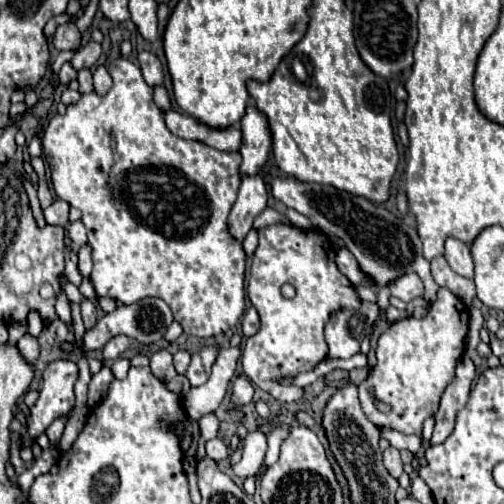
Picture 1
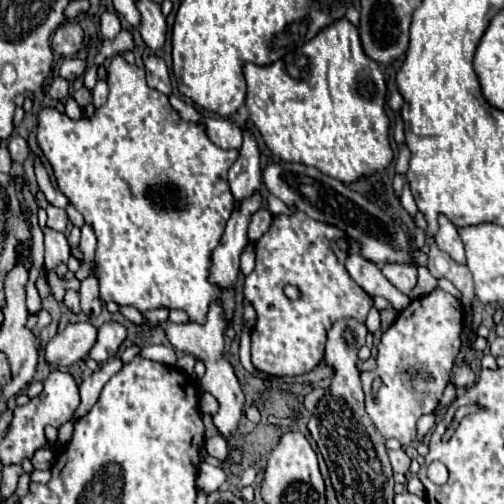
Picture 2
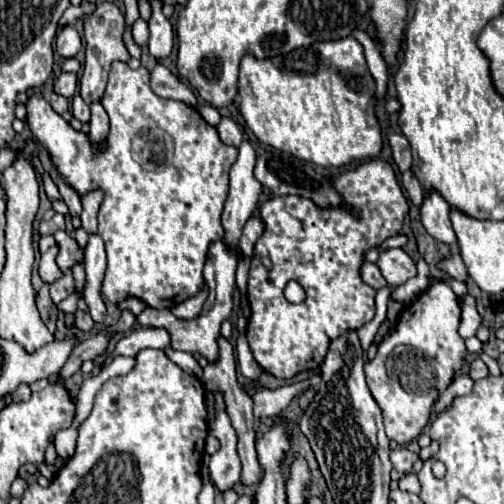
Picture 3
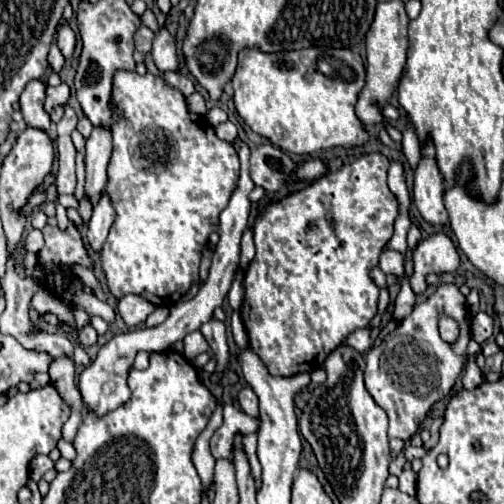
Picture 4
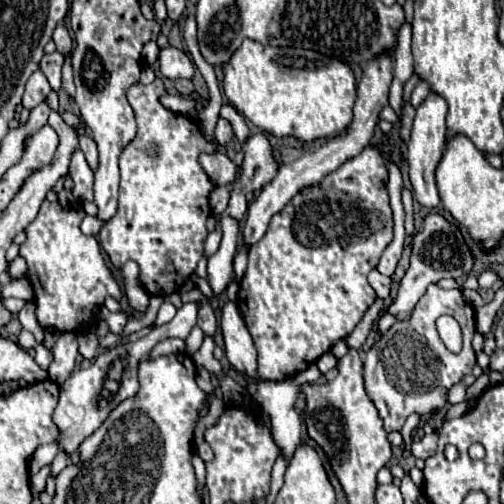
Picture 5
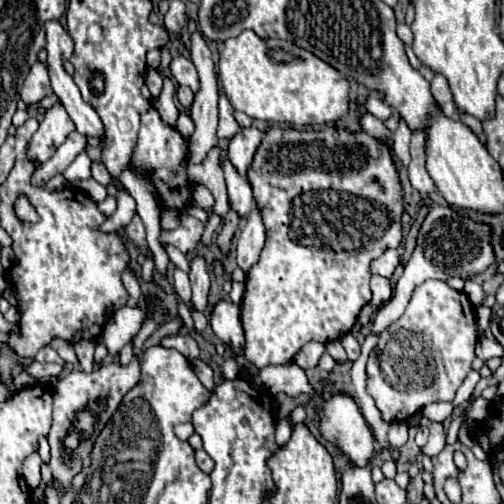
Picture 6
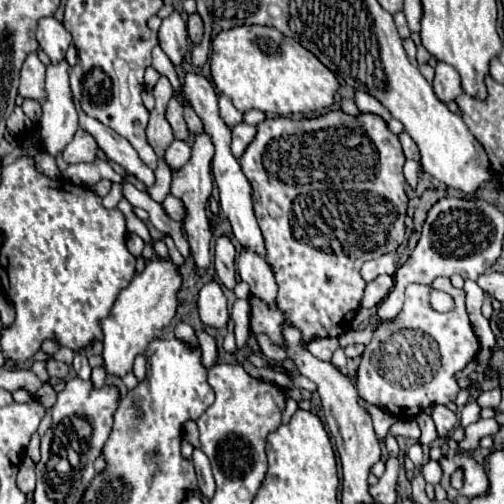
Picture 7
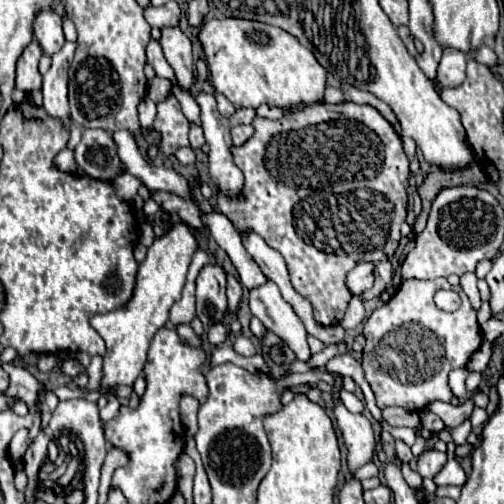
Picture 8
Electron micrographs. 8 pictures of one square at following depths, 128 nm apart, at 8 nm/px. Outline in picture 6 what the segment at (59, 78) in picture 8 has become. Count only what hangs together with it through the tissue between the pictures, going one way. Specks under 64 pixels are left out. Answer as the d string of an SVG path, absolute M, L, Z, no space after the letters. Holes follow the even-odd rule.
M54 104L52 108L48 108L44 112L44 120L40 122L40 128L32 136L30 150L26 154L28 160L46 162L72 130L74 130L74 124L68 112L64 112L62 104Z

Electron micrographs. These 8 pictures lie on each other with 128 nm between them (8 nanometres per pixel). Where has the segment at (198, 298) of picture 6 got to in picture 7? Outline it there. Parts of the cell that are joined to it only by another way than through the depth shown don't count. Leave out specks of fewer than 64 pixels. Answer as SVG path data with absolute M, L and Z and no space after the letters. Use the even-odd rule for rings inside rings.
M198 134L194 138L194 146L192 146L192 158L186 162L186 166L182 168L174 168L172 170L172 186L170 186L170 194L174 198L178 198L184 206L184 218L182 218L182 226L188 234L188 244L190 244L190 252L192 252L192 262L198 270L198 274L206 274L206 268L210 264L210 224L206 218L206 204L208 204L208 196L212 192L212 174L210 174L210 162L214 156L214 146L208 138L208 134Z

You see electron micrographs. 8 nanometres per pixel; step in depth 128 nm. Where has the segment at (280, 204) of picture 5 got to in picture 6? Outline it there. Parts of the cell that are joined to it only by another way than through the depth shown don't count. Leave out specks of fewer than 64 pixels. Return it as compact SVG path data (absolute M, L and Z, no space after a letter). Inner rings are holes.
M252 210L236 244L236 252L238 252L236 260L238 266L244 270L244 274L248 274L248 268L252 268L256 260L260 260L262 248L264 248L264 224L260 218L260 210Z

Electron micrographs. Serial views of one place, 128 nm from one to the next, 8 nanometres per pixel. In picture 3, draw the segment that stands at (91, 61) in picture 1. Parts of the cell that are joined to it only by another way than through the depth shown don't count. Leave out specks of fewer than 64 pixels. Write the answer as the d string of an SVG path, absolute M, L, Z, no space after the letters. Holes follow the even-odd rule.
M60 74L60 78L54 82L54 92L64 98L72 98L76 92L76 80L76 74Z

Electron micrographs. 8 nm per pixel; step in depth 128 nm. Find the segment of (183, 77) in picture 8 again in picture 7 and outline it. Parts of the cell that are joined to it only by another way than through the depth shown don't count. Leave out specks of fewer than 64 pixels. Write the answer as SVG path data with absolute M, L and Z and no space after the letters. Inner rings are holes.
M172 12L168 18L162 20L158 40L160 48L170 58L170 62L174 66L182 66L184 56L188 52L188 34L186 34L186 22L178 12Z

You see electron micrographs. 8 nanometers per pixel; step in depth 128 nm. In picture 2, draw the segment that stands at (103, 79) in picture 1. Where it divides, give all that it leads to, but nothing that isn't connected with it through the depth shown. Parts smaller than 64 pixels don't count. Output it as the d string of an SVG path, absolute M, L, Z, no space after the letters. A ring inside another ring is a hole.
M100 80L96 82L92 98L94 98L94 108L102 108L106 104L106 98L108 98L108 86L106 86L106 82L100 82Z

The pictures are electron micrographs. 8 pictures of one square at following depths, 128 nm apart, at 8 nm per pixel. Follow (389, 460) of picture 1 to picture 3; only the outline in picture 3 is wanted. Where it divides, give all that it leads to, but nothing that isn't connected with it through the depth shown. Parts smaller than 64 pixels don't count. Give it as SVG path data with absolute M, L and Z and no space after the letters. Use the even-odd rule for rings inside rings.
M396 448L390 452L390 460L400 474L408 474L412 472L412 464L418 460L418 454L410 452L408 448Z

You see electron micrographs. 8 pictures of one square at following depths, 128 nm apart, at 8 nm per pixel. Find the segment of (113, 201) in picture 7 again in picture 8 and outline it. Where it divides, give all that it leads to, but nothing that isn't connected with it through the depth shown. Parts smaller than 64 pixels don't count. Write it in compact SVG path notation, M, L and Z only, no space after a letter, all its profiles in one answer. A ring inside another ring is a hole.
M124 170L120 176L114 178L114 186L116 186L116 193L120 199L130 201L138 193L142 180L132 176L128 170Z

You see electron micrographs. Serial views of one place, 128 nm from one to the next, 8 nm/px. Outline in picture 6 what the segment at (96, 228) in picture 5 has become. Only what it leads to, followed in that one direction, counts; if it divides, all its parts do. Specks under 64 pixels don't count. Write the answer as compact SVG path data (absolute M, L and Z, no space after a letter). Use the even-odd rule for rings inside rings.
M118 192L118 208L116 212L100 226L102 232L114 232L120 230L124 226L128 226L136 214L136 202L128 192Z

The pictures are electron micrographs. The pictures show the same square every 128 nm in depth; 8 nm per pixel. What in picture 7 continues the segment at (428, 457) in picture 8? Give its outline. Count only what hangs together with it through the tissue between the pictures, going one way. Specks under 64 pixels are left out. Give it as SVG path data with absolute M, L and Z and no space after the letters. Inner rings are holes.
M428 460L426 464L422 464L422 476L426 482L430 484L438 484L442 478L442 468L438 460Z

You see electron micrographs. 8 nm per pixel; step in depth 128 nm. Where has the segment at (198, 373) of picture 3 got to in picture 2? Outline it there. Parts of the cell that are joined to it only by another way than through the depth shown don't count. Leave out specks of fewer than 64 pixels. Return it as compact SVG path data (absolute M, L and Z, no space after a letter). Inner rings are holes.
M158 344L158 346L146 346L146 348L142 348L140 354L142 354L144 358L148 358L148 360L164 362L164 364L168 364L168 366L174 366L176 360L178 360L174 348L168 348L168 346L162 346L162 344Z

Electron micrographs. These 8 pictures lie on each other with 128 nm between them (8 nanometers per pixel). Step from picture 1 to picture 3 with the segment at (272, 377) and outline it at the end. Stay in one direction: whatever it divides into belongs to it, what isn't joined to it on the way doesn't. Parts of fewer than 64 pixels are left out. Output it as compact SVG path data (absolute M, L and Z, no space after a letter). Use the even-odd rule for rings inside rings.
M372 158L358 164L354 170L334 176L332 186L342 196L342 204L336 208L320 208L312 204L312 200L300 196L276 196L260 206L264 234L254 246L248 276L248 304L252 314L248 318L246 336L256 362L266 372L282 380L294 378L302 370L320 368L328 352L328 344L336 336L356 330L374 318L376 290L360 280L360 268L368 250L376 248L382 240L396 236L402 230L402 220L408 212L408 200L394 176L394 170L382 158ZM262 260L270 260L270 268L266 268ZM290 280L296 280L304 288L304 302L292 304L284 298L284 288Z

